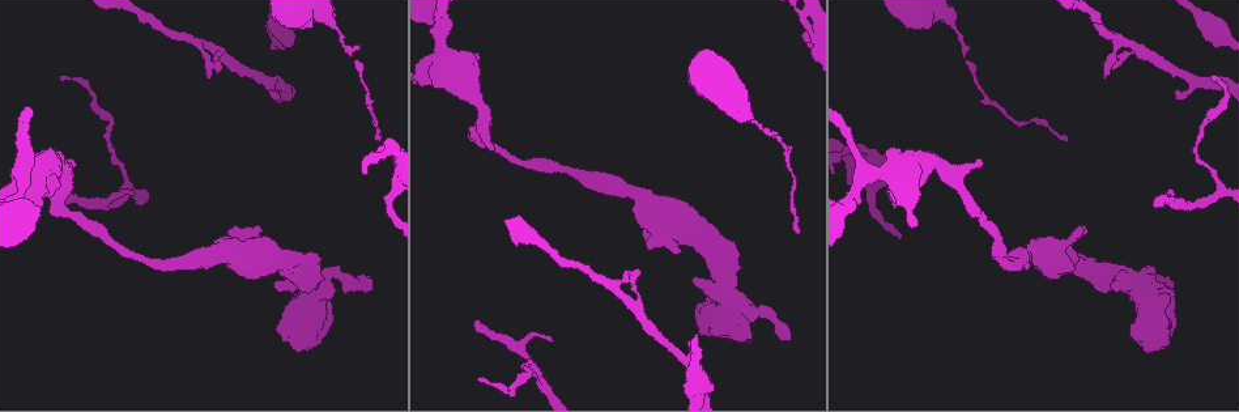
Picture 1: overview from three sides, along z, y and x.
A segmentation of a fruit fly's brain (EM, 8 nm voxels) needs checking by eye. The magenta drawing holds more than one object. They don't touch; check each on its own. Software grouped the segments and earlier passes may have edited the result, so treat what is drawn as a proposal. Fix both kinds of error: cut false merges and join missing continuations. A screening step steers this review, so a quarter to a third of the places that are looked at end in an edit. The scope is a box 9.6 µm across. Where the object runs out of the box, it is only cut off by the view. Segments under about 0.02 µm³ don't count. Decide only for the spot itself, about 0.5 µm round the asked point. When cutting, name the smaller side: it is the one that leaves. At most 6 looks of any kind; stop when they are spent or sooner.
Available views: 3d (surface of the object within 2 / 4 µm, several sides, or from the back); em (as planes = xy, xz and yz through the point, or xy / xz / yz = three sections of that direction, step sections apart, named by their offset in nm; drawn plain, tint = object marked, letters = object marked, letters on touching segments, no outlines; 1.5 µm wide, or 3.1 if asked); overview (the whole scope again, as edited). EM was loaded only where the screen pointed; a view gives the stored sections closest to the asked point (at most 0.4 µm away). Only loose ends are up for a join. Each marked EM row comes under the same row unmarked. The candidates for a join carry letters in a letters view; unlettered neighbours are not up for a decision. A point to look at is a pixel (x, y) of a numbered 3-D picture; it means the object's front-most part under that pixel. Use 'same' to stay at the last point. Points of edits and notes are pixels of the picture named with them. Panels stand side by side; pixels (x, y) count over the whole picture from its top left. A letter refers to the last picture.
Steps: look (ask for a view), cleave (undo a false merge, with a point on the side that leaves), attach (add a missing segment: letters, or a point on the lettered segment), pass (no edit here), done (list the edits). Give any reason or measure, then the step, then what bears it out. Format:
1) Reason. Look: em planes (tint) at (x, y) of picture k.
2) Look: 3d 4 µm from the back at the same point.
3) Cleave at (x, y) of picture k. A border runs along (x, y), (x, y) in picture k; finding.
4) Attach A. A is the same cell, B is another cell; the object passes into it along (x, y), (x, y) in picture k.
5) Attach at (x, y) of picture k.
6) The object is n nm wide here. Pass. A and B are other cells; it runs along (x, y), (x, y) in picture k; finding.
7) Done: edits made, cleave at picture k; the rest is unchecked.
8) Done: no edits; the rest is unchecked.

Free end. Look: em planes (tint) at (789, 338) of picture 1.

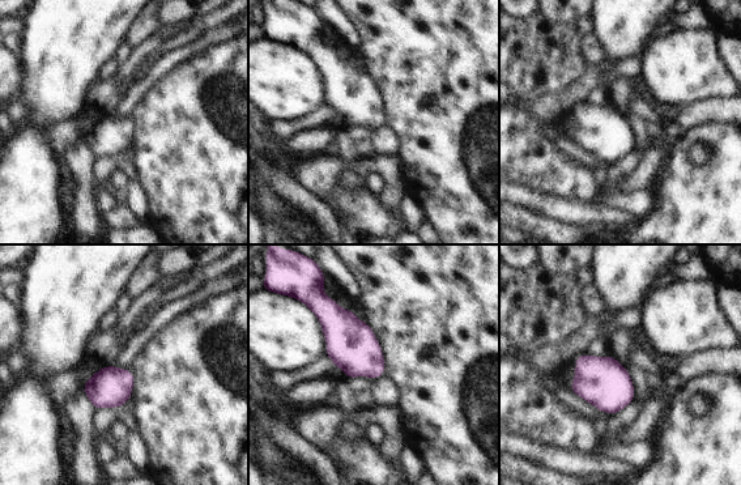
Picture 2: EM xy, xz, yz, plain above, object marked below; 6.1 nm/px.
See the neighbours. Look: em planes (letters) at the same point.

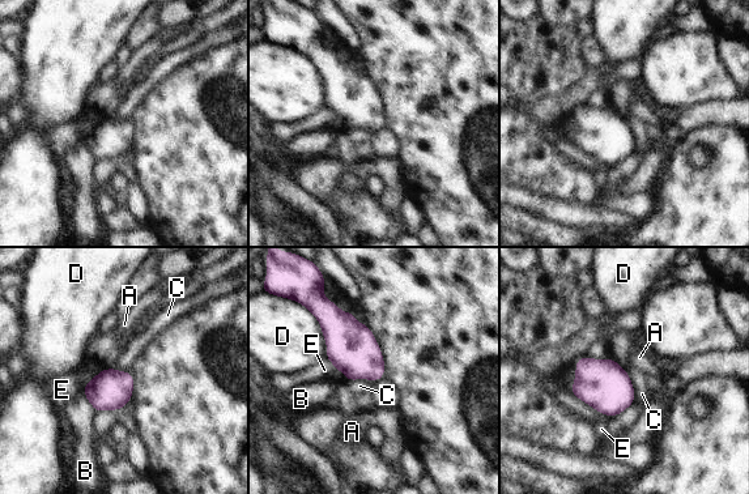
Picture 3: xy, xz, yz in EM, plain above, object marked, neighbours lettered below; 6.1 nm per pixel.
Pass. A, B, C, D and E are other cells; a border runs along (625, 369), (635, 399) in picture 3; none of them fits.

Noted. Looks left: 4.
Thin end. Look: em planes (letters) at (1176, 92) of picture 1.

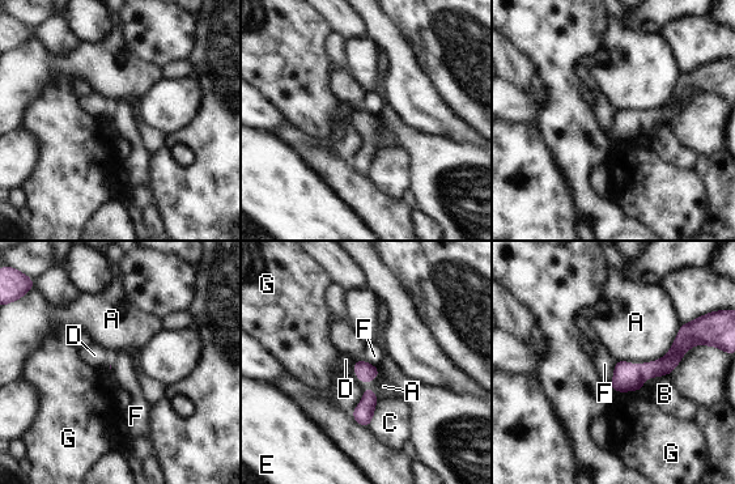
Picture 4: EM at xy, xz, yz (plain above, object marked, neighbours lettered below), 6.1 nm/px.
Pass. A, B, C, D, E, F and G are other cells; a border runs along (616, 361), (610, 387) in picture 4; no lettered segment goes on from it.

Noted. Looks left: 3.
Tapers out. Look: em planes (letters) at (360, 45) of picture 1.

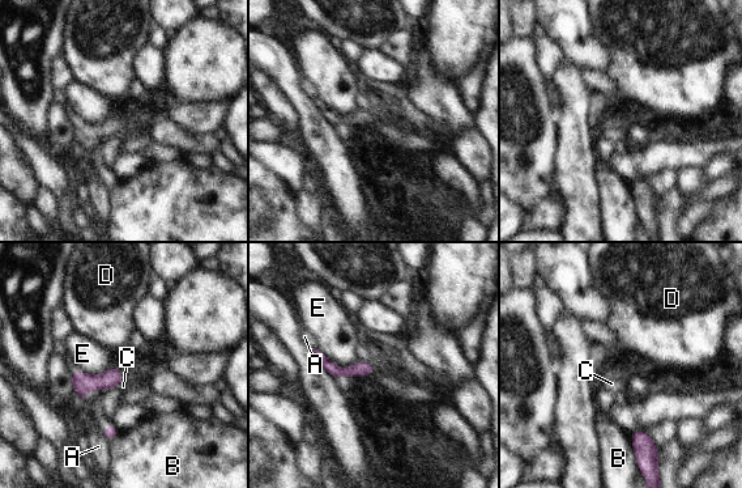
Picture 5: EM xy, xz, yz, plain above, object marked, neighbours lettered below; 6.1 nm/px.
The longest contact is with E, 260 nm. Pass. A, B, C, D and E are other cells; a border runs along (318, 348), (344, 369), (358, 360) in picture 5; none of them fits.

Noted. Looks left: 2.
Done: no edits; the rest is unchecked.

